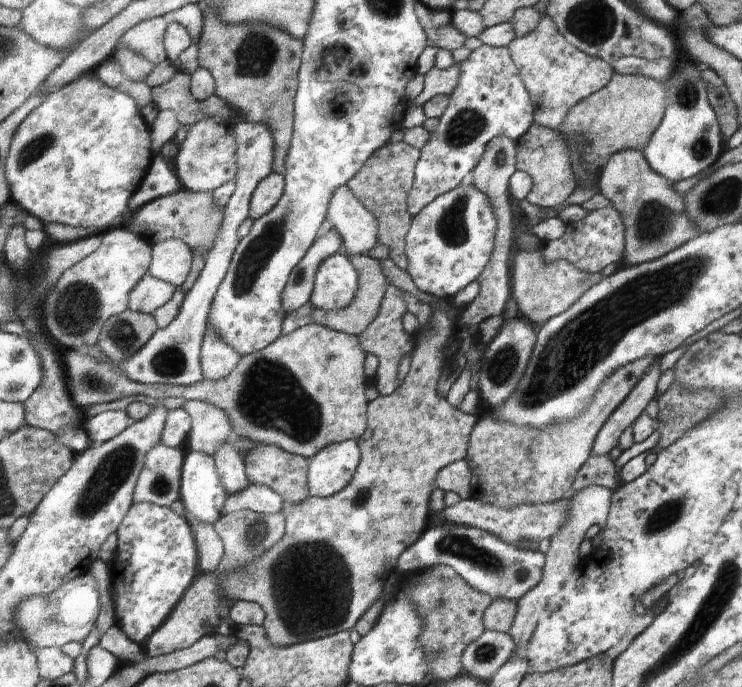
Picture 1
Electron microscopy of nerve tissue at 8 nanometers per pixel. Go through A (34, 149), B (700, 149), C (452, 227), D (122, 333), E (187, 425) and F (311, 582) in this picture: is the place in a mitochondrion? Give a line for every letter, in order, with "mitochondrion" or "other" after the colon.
A: mitochondrion
B: mitochondrion
C: mitochondrion
D: mitochondrion
E: other
F: mitochondrion

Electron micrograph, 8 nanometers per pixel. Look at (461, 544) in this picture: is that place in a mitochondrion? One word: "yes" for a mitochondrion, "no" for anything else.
yes

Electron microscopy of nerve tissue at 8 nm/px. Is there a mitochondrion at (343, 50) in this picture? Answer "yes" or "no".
no

